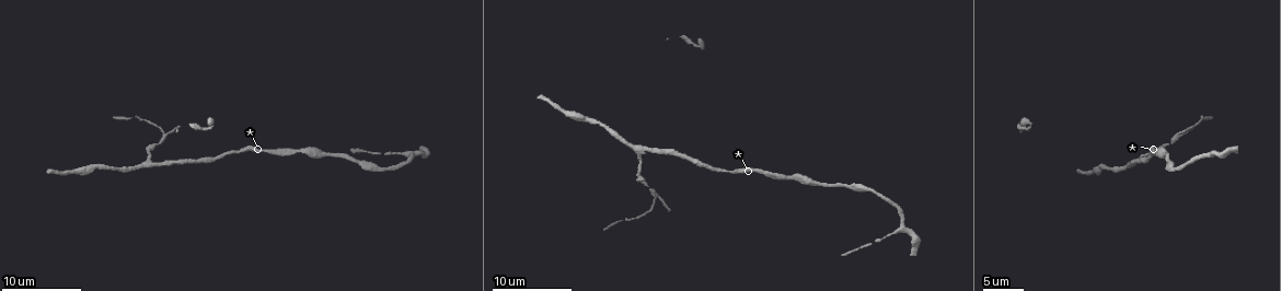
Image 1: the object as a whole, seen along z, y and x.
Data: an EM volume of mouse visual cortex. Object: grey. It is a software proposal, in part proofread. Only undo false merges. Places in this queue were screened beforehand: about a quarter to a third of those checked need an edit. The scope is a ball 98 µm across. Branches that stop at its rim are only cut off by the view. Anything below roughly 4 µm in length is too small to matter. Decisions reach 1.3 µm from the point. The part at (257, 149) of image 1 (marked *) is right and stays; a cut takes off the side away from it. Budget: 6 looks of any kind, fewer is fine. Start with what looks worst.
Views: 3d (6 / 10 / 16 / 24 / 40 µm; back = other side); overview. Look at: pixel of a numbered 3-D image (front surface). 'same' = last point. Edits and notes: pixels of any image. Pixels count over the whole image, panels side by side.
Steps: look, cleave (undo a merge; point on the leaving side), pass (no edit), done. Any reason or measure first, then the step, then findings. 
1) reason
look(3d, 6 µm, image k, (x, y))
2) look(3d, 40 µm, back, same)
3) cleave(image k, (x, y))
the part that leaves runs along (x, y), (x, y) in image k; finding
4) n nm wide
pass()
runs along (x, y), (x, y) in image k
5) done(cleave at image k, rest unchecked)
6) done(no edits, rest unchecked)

look(3d, 10 µm, image 1, (638, 154))

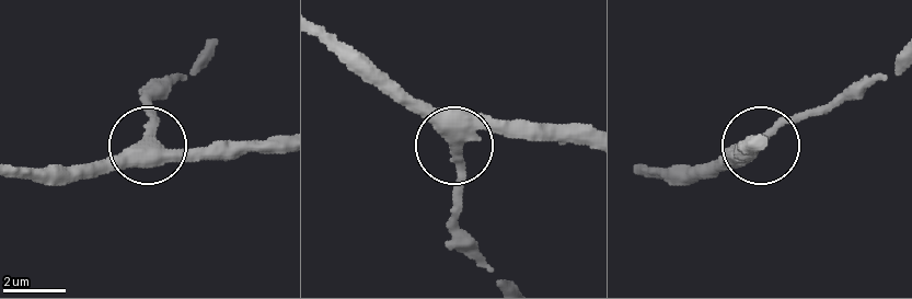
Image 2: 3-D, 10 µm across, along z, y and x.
pass()
runs along (585, 146), (491, 130), (460, 138), (451, 153), (460, 230) in image 2; one neuron here

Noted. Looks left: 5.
look(3d, 16 µm, image 1, (1131, 160))

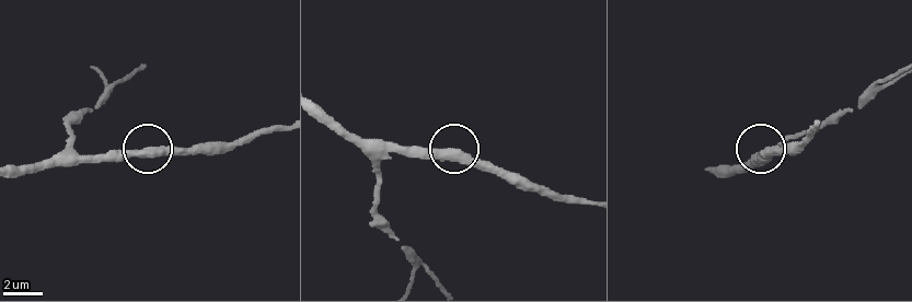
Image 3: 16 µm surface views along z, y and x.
side arm 17 µm
pass()
runs along (283, 127), (199, 147), (78, 157) in image 3; continuous, no second neuron

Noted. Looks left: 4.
calibre changes
look(3d, 10 µm, image 1, (653, 204))

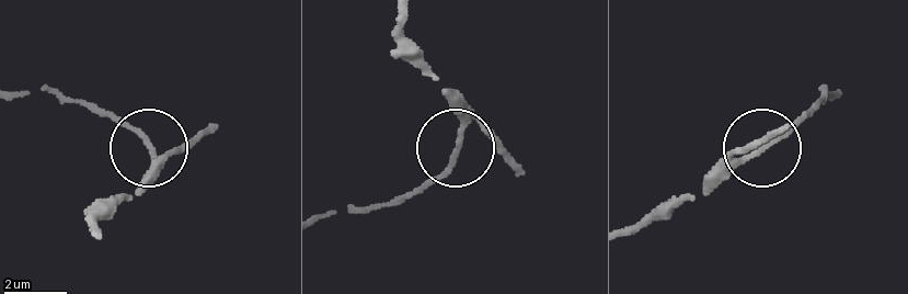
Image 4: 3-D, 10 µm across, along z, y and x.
pass()
runs along (404, 18), (415, 57), (460, 127), (444, 167), (407, 195) in image 4; all the same neuron

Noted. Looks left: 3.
done(no edits, rest unchecked)

